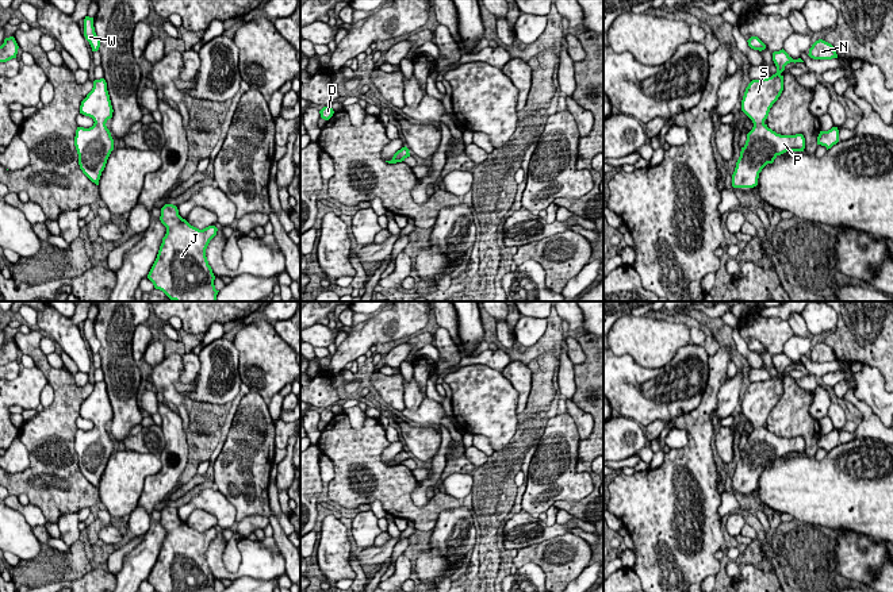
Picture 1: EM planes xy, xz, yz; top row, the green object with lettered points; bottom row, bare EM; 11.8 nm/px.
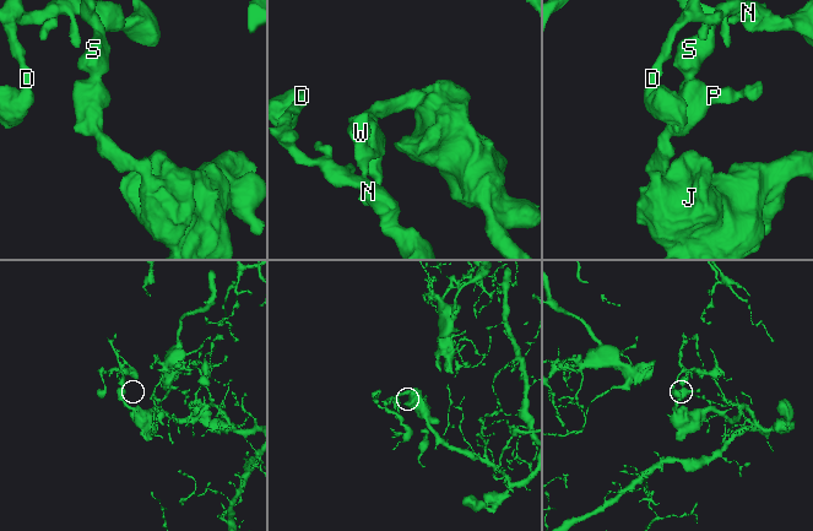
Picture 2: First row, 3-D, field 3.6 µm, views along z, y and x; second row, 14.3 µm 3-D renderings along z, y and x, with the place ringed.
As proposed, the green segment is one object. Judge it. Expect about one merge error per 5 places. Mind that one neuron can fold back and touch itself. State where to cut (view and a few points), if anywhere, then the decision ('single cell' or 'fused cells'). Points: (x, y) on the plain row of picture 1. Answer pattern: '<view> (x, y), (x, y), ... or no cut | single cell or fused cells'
no cut | single cell

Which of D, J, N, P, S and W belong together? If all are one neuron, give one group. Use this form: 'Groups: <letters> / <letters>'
Groups: D J N P S W

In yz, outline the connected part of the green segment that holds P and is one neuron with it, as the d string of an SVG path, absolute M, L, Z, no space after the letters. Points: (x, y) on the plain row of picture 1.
M783 351L779 354L773 355L773 364L777 369L777 376L773 377L771 380L767 381L760 381L760 383L752 383L748 389L746 391L743 403L741 403L741 414L752 423L754 430L752 433L747 437L747 443L746 447L741 450L740 460L736 465L735 474L732 477L732 489L733 491L754 491L758 488L758 481L759 476L767 466L773 466L774 462L786 455L786 454L804 454L805 451L805 441L802 437L796 437L796 438L781 438L773 434L771 431L767 430L764 423L769 419L770 411L773 407L778 403L783 393L783 378L781 377L785 373L785 369L790 365L804 365L801 361L793 362Z

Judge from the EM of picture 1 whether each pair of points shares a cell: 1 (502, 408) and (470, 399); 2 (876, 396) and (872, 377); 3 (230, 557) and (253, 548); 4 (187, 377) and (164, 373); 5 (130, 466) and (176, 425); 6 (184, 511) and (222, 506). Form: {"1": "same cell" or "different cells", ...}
{"1": "same cell", "2": "same cell", "3": "different cells", "4": "different cells", "5": "different cells", "6": "same cell"}

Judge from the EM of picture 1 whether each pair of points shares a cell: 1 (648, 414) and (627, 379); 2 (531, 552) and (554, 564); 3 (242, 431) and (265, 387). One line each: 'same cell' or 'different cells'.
1: same cell
2: same cell
3: different cells

